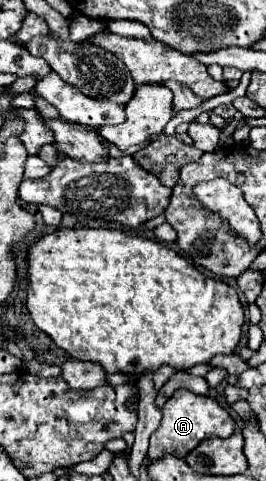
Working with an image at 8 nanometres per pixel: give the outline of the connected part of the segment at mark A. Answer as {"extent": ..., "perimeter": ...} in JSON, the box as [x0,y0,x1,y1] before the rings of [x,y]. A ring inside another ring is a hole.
{"extent":[148,388,236,460],"perimeter":[[[182,388],[182,390],[174,392],[174,396],[170,396],[170,400],[162,406],[162,422],[160,422],[158,430],[150,436],[148,458],[158,460],[166,454],[184,458],[204,438],[210,438],[210,436],[228,438],[234,430],[236,430],[236,420],[228,414],[228,410],[224,410],[218,404],[218,400],[208,398],[208,396],[200,396],[200,394],[194,394],[186,388]]]}

